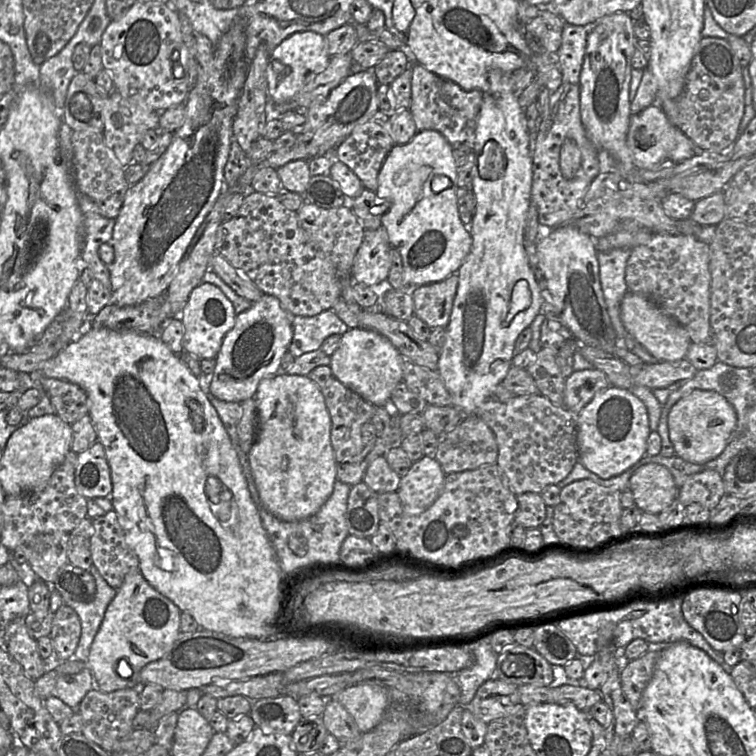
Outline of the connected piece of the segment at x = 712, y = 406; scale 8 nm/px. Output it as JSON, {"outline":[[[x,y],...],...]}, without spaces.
{"outline":[[[694,390],[680,399],[668,414],[669,436],[676,455],[699,465],[717,458],[724,451],[736,425],[734,408],[726,398],[714,391]]]}

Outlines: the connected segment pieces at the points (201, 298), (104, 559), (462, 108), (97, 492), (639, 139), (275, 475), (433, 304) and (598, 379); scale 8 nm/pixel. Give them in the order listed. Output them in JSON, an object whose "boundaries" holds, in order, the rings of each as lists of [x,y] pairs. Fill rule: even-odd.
{"boundaries":[[[[202,282],[192,290],[180,319],[184,326],[183,350],[198,359],[210,359],[218,355],[224,337],[234,327],[236,313],[232,302],[219,287]]],[[[116,511],[92,519],[94,528],[90,541],[92,565],[109,586],[117,590],[126,575],[139,567],[139,560],[127,544]]],[[[415,63],[411,71],[410,112],[417,130],[435,130],[441,133],[451,144],[462,143],[473,137],[484,93],[481,90],[465,90],[458,84],[428,71],[419,63]]],[[[99,441],[77,454],[75,484],[79,493],[86,499],[110,497],[111,470],[104,447]]],[[[656,103],[631,116],[627,145],[637,169],[651,169],[665,160],[679,163],[700,152],[698,146],[668,120]]],[[[276,373],[260,381],[254,398],[258,428],[248,459],[261,501],[280,520],[307,519],[329,499],[337,480],[331,418],[322,391],[309,376]]],[[[457,273],[446,279],[410,288],[414,314],[430,328],[446,328],[453,308],[459,277]]],[[[599,369],[573,371],[566,378],[564,407],[578,415],[597,393],[611,386],[607,376]]]]}

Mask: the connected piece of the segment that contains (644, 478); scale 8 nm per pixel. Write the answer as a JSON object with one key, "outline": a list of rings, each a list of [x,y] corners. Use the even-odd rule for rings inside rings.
{"outline":[[[656,463],[641,466],[629,480],[635,505],[645,513],[658,515],[678,499],[678,487],[670,471]]]}

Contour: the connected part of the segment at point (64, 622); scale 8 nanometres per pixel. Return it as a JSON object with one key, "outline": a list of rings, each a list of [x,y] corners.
{"outline":[[[62,604],[55,612],[49,637],[53,653],[59,658],[70,659],[81,635],[81,623],[77,613],[68,605]]]}

